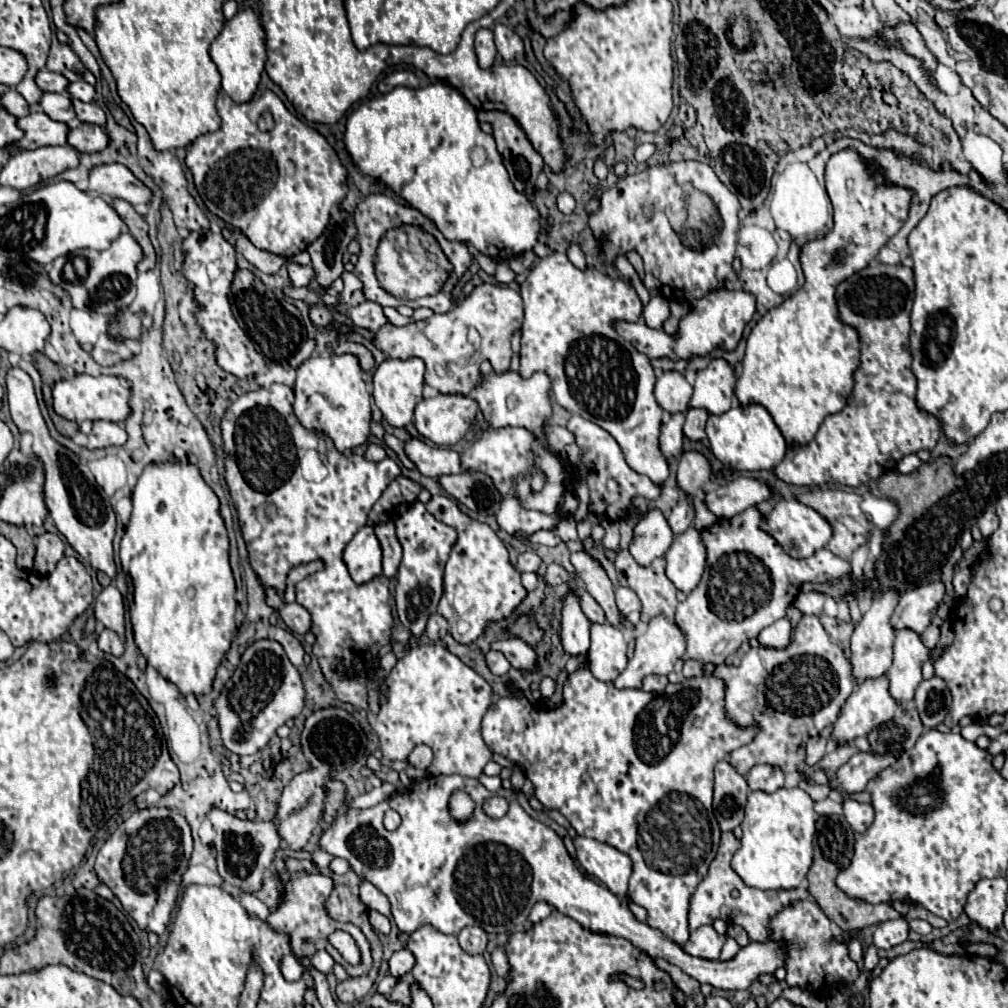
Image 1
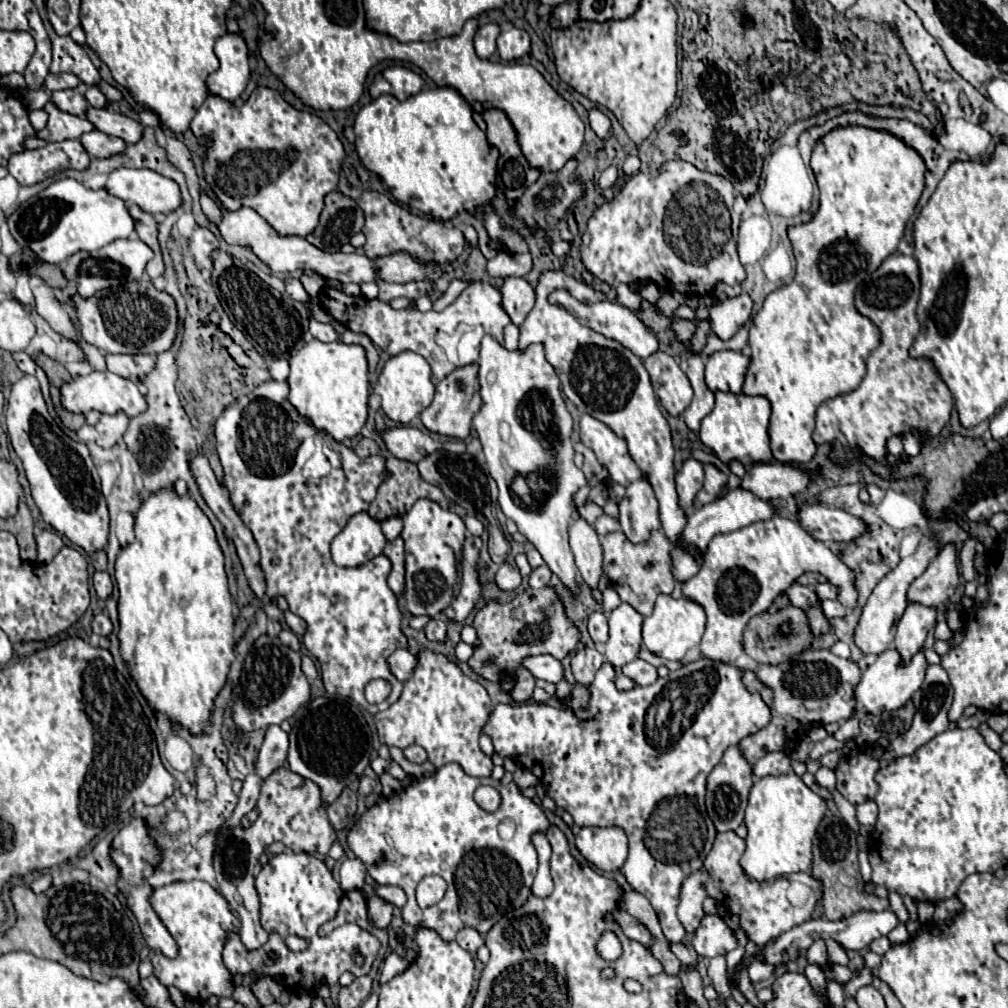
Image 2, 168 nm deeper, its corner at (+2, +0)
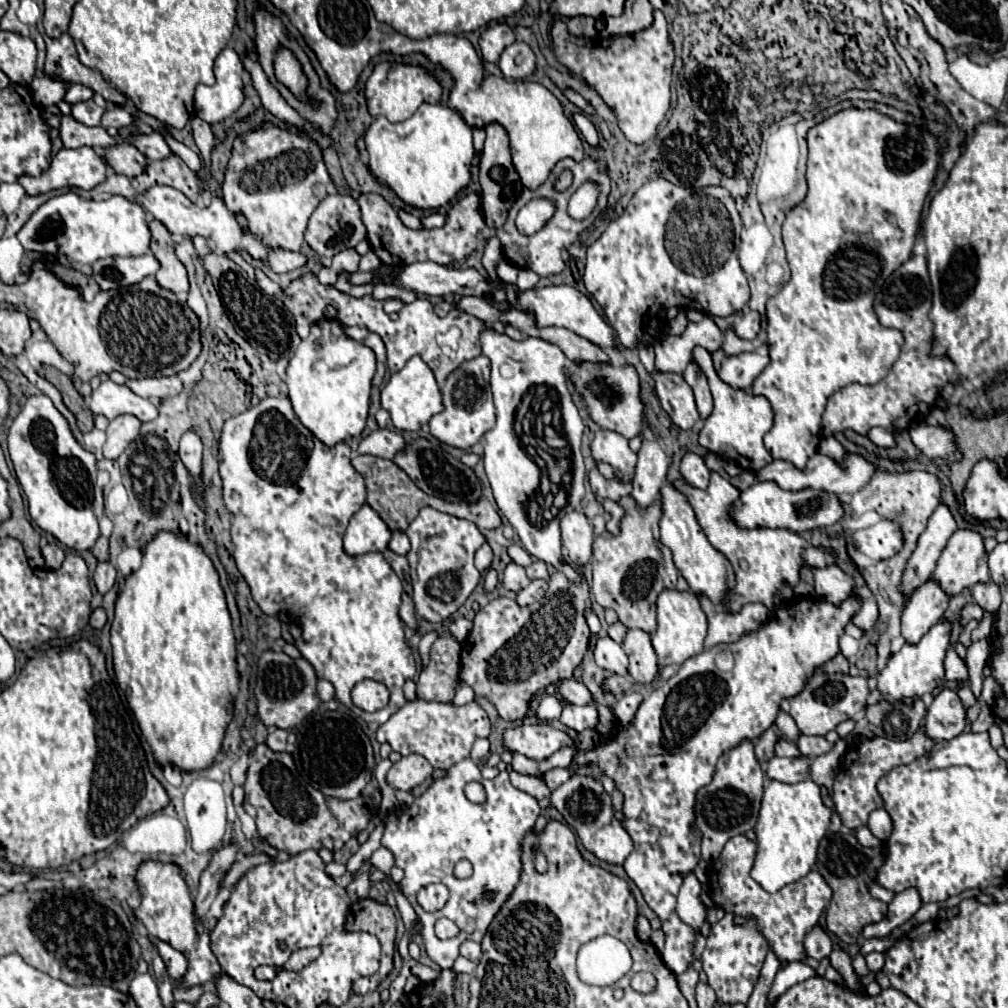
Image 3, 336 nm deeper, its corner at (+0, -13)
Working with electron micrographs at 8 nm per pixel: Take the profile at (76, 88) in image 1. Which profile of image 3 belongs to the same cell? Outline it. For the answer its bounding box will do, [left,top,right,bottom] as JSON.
[102,105,134,130]

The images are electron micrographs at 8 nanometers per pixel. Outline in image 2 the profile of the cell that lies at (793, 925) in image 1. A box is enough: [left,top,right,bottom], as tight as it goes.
[806,941,832,969]

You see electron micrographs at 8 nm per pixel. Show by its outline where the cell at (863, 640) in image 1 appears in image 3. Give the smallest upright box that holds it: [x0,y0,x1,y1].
[902,502,958,598]

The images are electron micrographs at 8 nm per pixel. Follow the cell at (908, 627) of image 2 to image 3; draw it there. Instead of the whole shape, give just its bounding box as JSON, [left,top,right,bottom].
[902,578,950,642]

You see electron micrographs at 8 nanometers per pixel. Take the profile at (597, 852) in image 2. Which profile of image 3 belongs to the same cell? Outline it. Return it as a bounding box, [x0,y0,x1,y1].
[550,774,634,864]

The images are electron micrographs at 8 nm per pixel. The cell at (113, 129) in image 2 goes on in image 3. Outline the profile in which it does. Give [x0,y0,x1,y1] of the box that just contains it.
[128,132,172,160]

